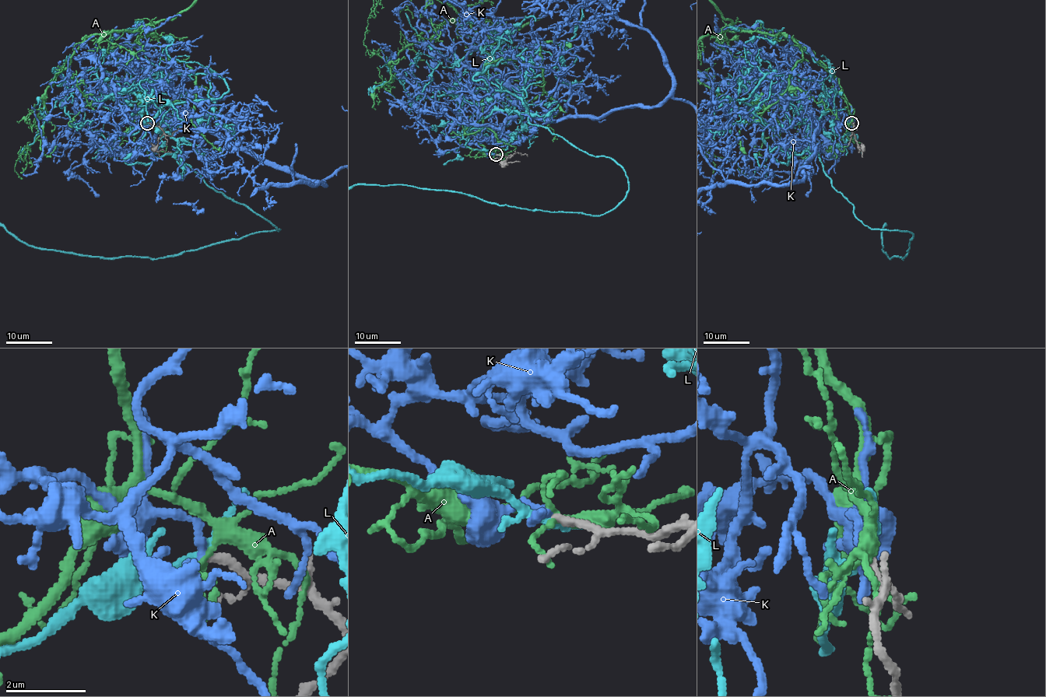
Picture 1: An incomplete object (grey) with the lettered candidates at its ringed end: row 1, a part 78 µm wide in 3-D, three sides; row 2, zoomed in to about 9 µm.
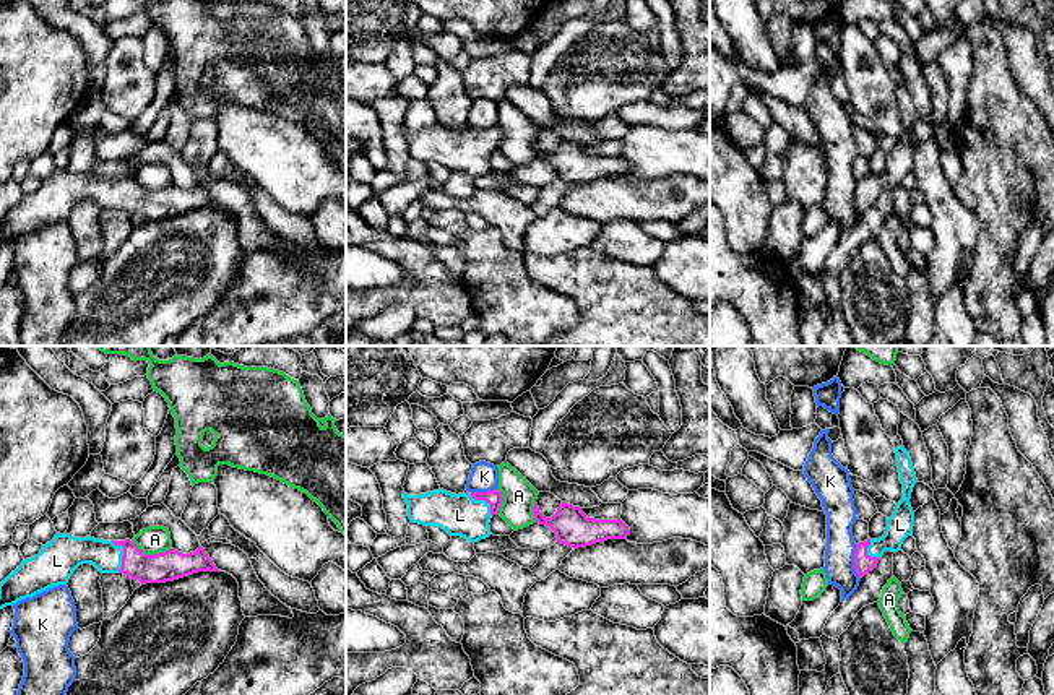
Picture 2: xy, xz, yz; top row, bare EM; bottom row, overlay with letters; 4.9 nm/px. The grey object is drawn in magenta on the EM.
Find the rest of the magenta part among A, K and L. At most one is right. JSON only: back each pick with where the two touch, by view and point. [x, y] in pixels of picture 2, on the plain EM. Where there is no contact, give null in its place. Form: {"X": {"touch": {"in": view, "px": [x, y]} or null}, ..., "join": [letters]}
{"L": {"touch": {"in": "xy", "px": [124, 190]}}, "join": ["L"]}

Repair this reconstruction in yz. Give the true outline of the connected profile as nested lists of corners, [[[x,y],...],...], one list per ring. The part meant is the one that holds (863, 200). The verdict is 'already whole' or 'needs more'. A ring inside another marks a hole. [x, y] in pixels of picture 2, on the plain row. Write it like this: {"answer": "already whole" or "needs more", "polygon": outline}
{"answer": "needs more", "polygon": [[[896,83],[896,102],[900,117],[903,120],[903,135],[896,140],[895,148],[887,154],[885,171],[879,175],[867,175],[856,180],[854,187],[854,206],[862,214],[872,208],[885,187],[898,188],[908,172],[913,172],[914,148],[909,135],[914,120],[918,119],[916,109],[905,83]]]}

